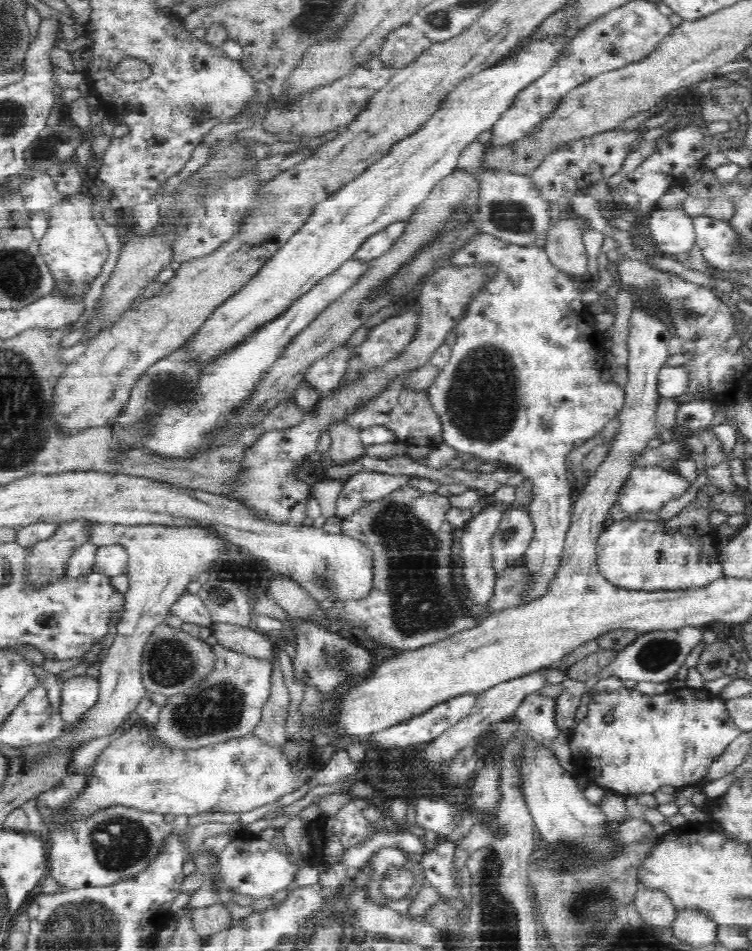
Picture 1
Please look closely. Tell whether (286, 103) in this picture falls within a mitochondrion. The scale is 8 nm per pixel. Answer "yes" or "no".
no

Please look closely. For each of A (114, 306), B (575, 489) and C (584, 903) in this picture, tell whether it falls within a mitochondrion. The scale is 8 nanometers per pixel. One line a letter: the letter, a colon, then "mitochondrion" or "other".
A: other
B: other
C: mitochondrion

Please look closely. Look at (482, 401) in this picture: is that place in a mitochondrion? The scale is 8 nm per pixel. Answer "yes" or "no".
yes

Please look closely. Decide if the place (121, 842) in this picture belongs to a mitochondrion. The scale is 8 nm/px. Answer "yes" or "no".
yes

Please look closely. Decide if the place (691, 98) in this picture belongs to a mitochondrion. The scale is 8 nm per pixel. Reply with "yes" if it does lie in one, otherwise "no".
no

